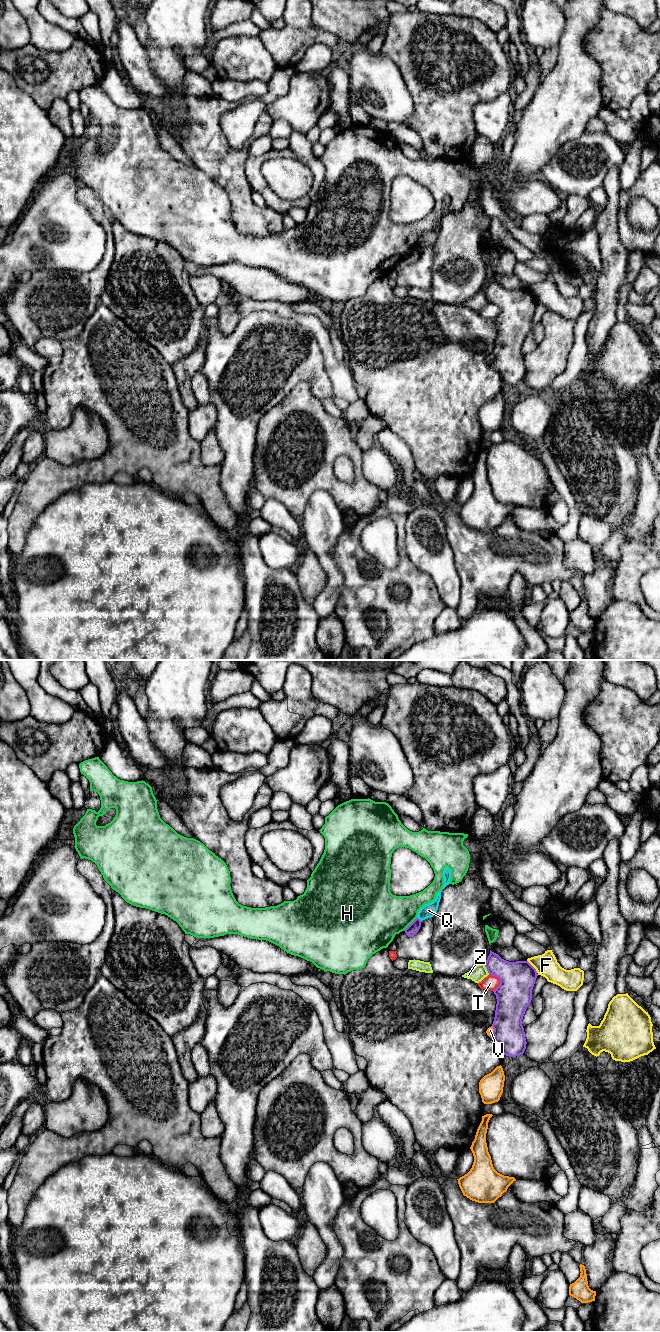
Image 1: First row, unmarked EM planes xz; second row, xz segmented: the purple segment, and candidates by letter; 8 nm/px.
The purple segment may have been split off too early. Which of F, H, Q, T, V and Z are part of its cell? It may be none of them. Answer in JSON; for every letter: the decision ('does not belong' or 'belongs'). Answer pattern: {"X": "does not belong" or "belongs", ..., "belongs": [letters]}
{"F": "does not belong", "H": "does not belong", "Q": "does not belong", "T": "does not belong", "V": "does not belong", "Z": "does not belong", "belongs": []}

